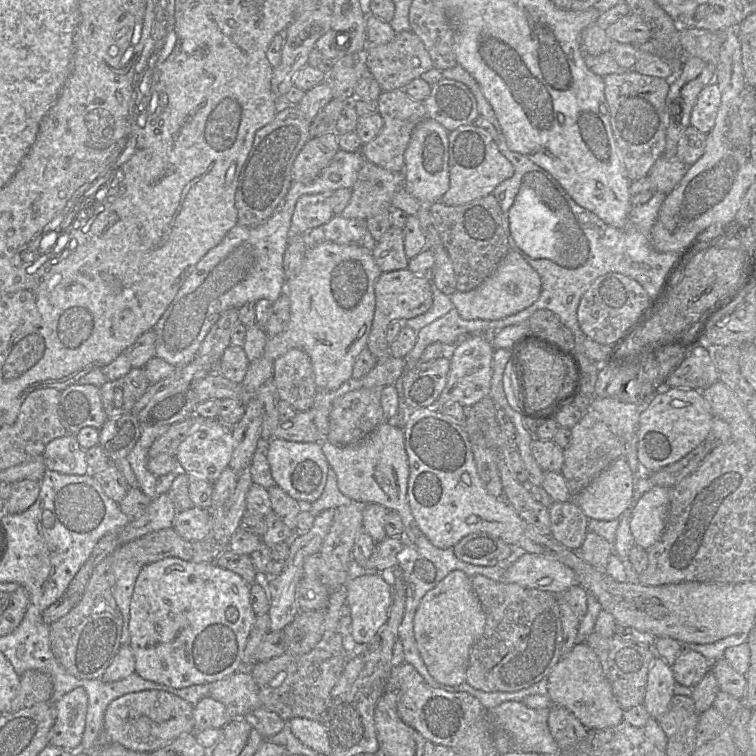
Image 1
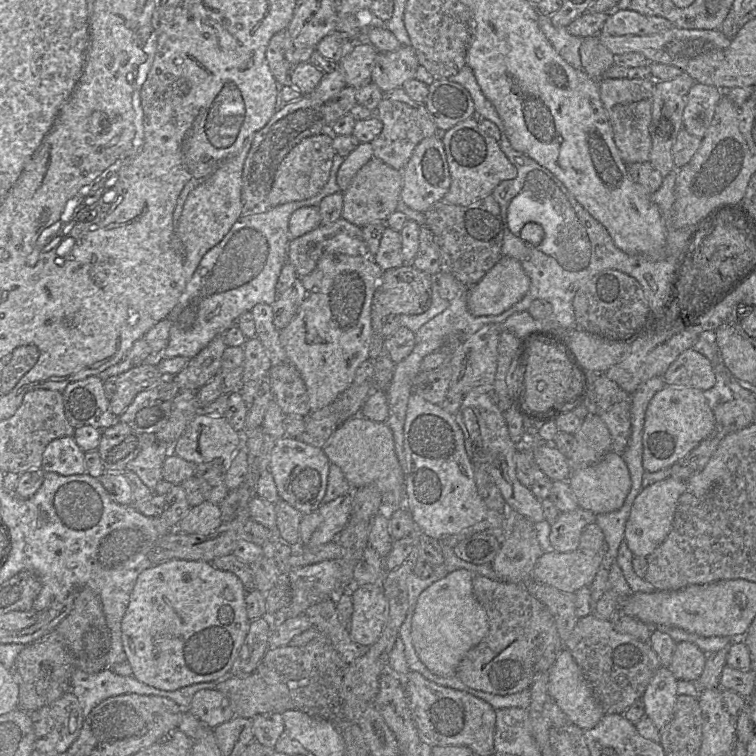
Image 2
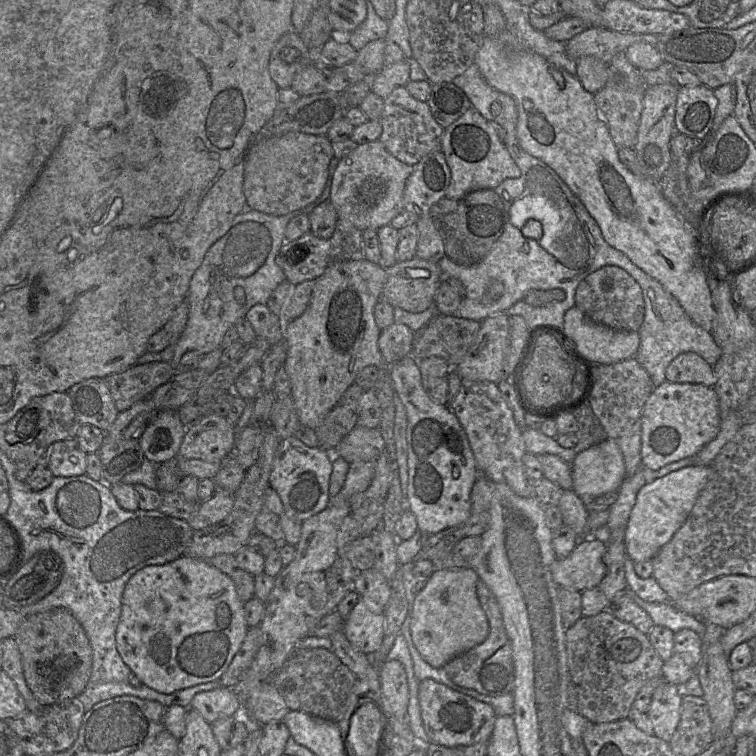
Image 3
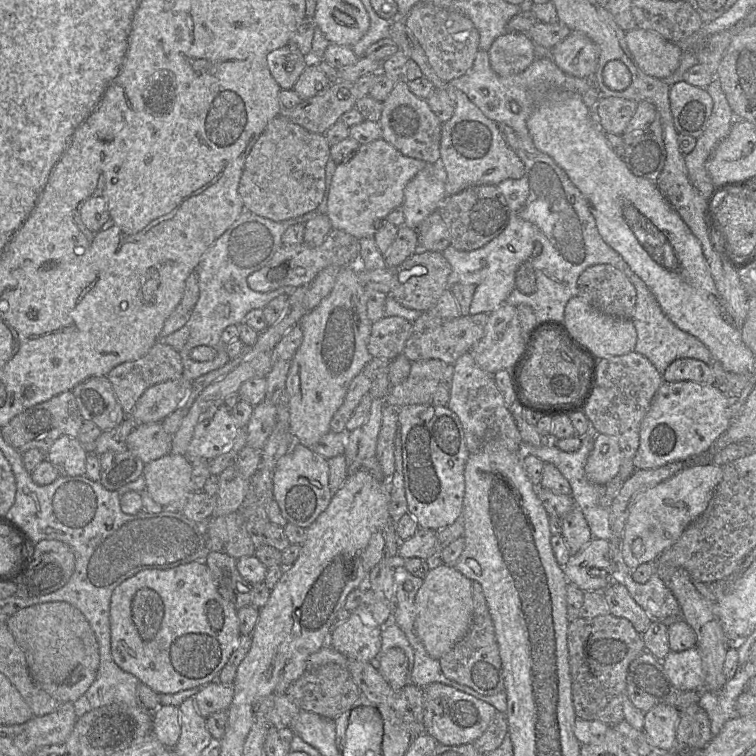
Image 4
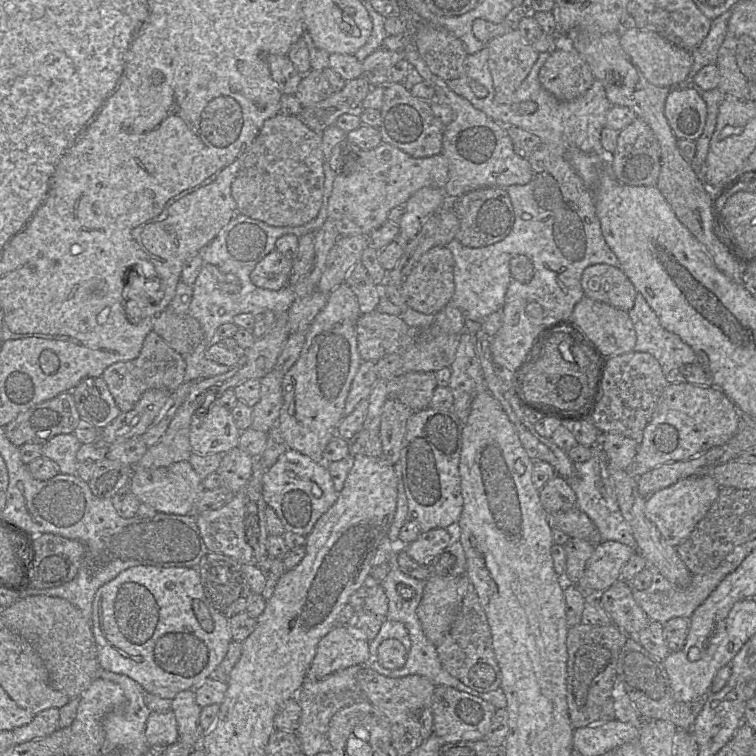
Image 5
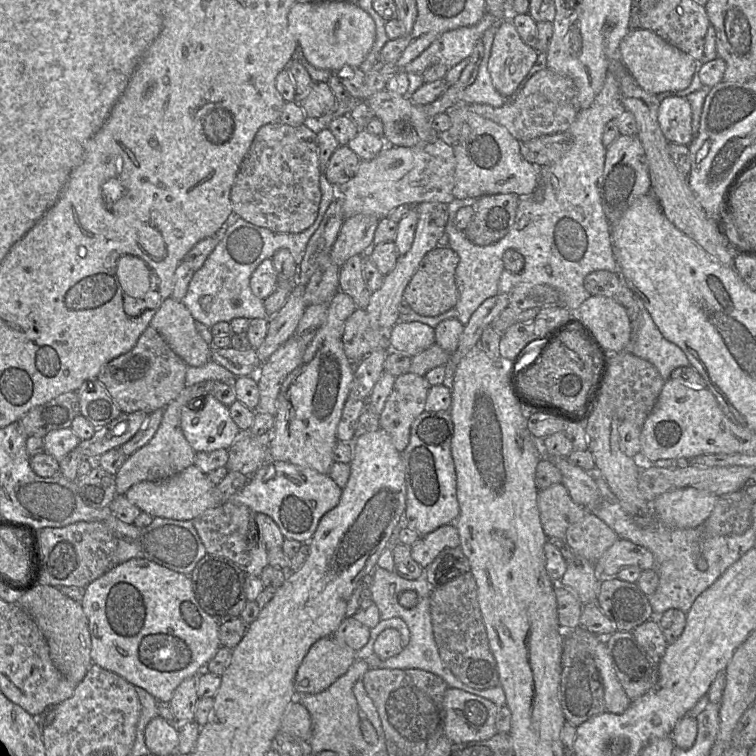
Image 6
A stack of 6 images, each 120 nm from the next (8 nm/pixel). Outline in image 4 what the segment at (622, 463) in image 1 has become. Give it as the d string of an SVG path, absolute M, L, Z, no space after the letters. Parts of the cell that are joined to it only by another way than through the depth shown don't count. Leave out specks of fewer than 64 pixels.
M598 433L585 464L587 479L606 485L620 471L622 452L615 437Z

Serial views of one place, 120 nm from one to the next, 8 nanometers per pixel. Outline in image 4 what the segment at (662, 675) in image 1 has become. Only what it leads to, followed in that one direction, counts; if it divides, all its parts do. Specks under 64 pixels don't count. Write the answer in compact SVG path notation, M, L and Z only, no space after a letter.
M658 704L644 714L643 732L651 745L673 751L679 713L673 706Z

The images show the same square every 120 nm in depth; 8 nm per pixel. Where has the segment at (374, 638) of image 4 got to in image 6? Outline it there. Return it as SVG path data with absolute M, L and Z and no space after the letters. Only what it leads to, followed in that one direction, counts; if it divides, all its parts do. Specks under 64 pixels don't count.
M333 636L316 641L297 669L296 694L317 694L326 690L347 672L356 660L355 654L355 650Z

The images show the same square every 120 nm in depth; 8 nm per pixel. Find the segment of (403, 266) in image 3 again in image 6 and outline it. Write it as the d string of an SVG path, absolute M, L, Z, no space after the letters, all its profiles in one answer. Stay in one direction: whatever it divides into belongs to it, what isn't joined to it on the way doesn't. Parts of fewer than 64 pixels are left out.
M434 247L420 261L403 292L403 300L415 313L427 317L435 317L454 308L458 301L458 289L455 282L455 270L458 262L458 255L450 247Z

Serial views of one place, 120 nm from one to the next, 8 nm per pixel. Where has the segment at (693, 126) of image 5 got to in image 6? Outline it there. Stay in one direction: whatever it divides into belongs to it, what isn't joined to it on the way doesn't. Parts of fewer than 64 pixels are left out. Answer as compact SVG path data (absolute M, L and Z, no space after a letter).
M666 97L658 109L658 122L668 142L689 145L694 137L691 106L686 97Z

